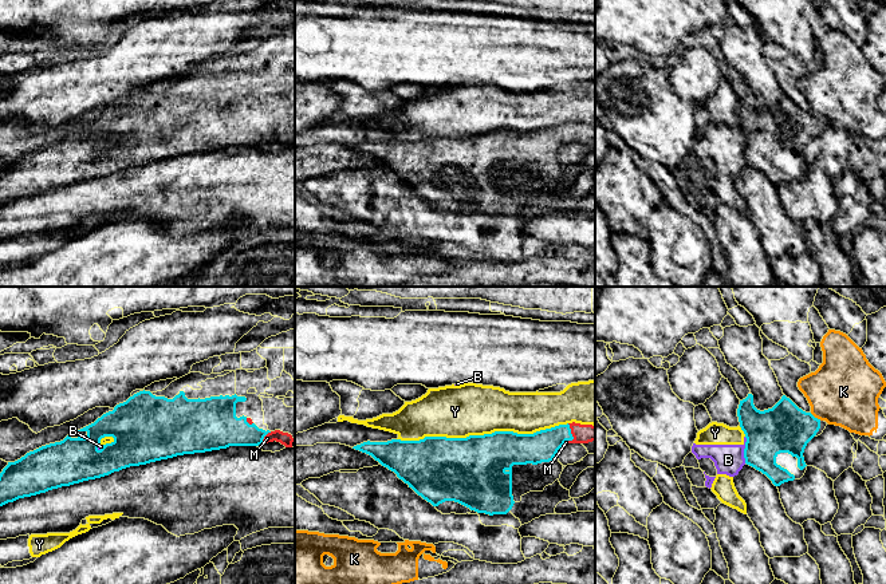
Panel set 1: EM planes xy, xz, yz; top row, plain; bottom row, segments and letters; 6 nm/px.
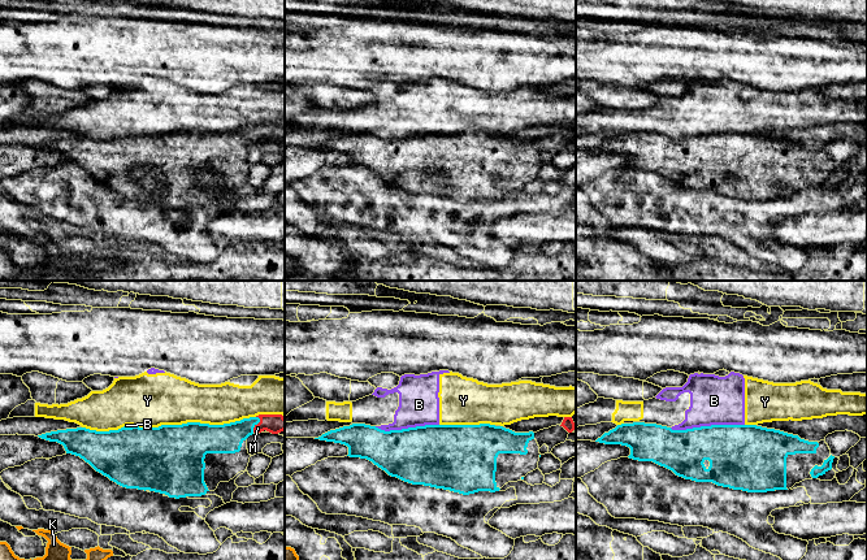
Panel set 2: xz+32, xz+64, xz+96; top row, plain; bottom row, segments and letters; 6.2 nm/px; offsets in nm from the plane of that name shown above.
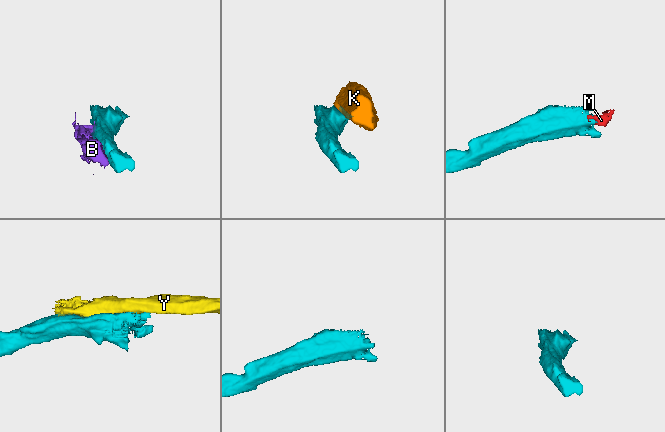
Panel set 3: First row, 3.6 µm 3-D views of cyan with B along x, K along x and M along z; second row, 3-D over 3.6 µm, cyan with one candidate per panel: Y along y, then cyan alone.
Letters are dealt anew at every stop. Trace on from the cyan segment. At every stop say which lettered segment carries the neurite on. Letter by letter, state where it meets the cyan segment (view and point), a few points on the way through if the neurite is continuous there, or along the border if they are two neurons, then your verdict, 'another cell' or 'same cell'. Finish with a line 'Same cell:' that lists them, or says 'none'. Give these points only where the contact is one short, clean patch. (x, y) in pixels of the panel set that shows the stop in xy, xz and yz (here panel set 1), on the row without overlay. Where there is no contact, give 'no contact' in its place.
B: contact yz (744, 150); another cell
K: contact yz (814, 117); another cell
M: contact xz (571, 135); same cell
Y: contact xz (481, 135); another cell
Same cell: M

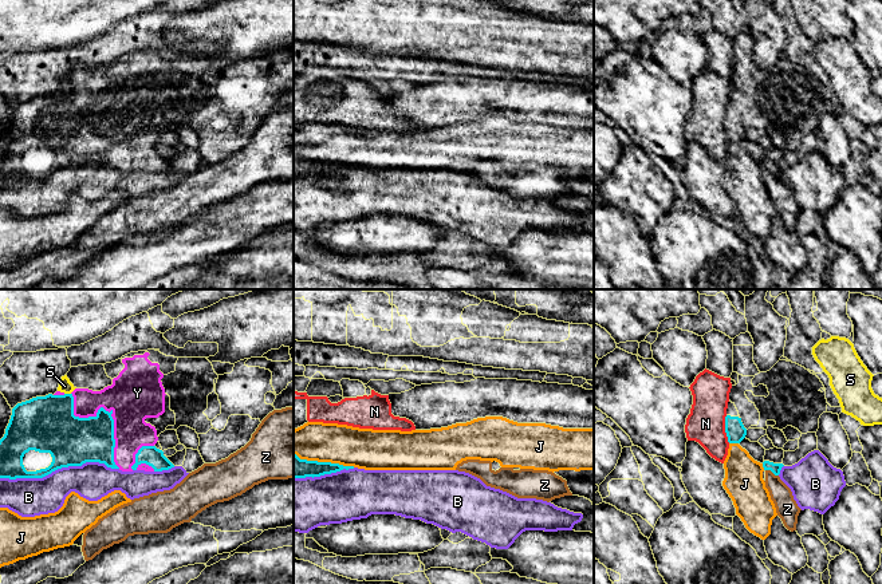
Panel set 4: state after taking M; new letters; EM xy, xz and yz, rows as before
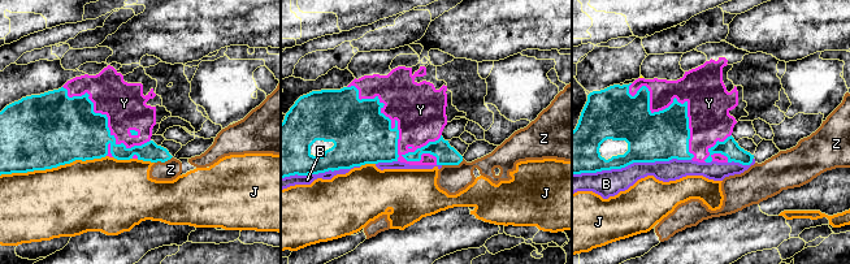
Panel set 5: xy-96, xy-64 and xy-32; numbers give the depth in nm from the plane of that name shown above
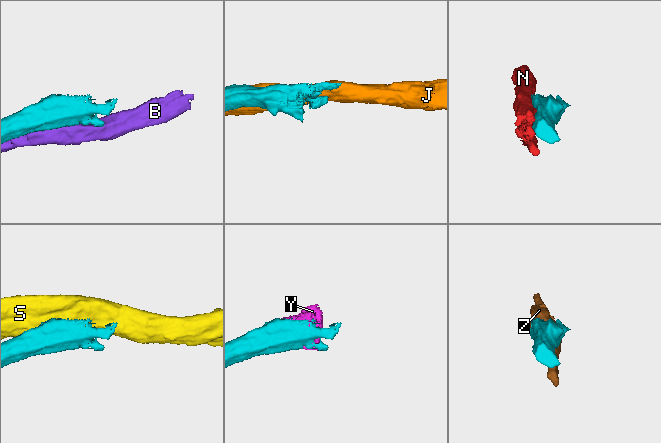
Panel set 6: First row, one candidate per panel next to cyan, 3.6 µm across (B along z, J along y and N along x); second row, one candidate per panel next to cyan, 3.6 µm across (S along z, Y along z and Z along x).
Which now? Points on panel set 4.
B: contact xy (59, 168); another cell
J: contact xz (325, 162); another cell
N: contact yz (725, 129); another cell
S: contact xy (67, 94); another cell
Y: contact xy (107, 111); same cell
Z: contact yz (772, 172); border yz (766, 169), (778, 176); another cell
Same cell: Y

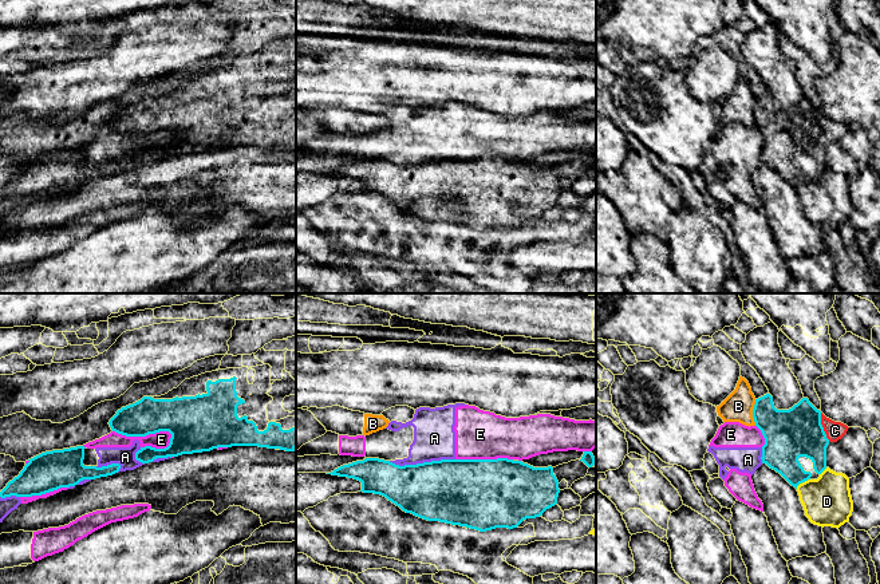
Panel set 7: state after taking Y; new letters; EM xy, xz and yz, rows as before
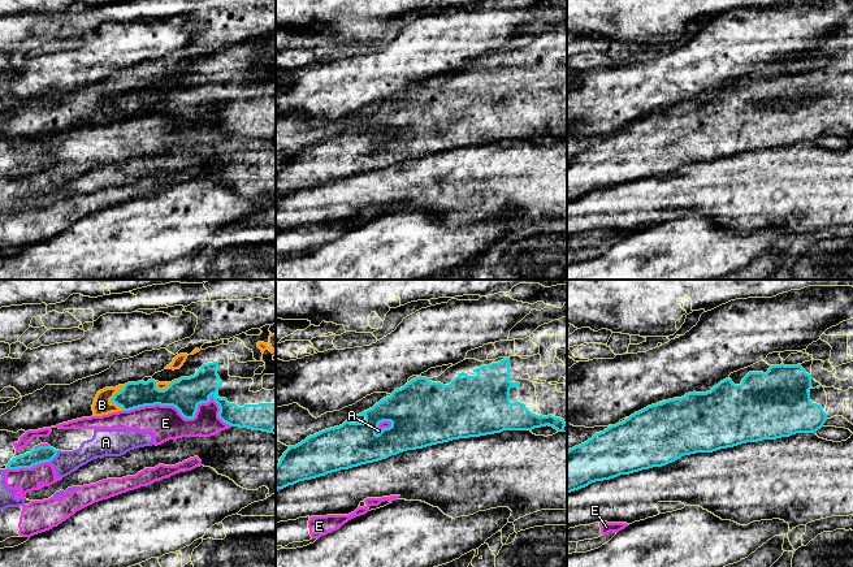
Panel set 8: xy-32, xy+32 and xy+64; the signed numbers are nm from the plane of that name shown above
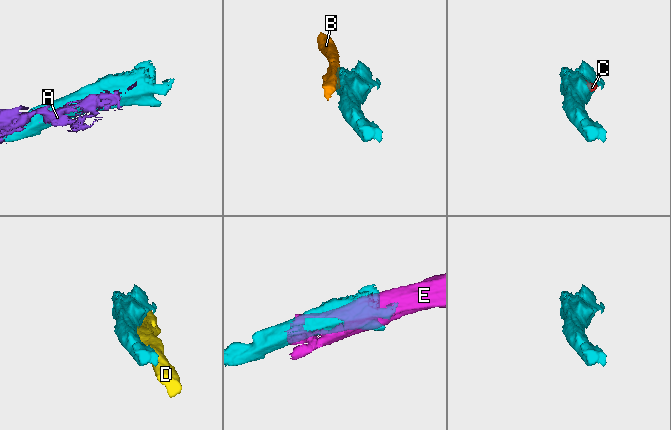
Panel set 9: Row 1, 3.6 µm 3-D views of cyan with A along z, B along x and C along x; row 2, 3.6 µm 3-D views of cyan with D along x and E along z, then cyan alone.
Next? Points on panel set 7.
A: contact xz (421, 164); another cell
B: contact yz (753, 113); another cell
C: contact yz (823, 127); way yz (789, 134), (823, 127), (835, 130); same cell
D: contact yz (802, 181); another cell
E: contact xy (143, 135); another cell
Same cell: C

